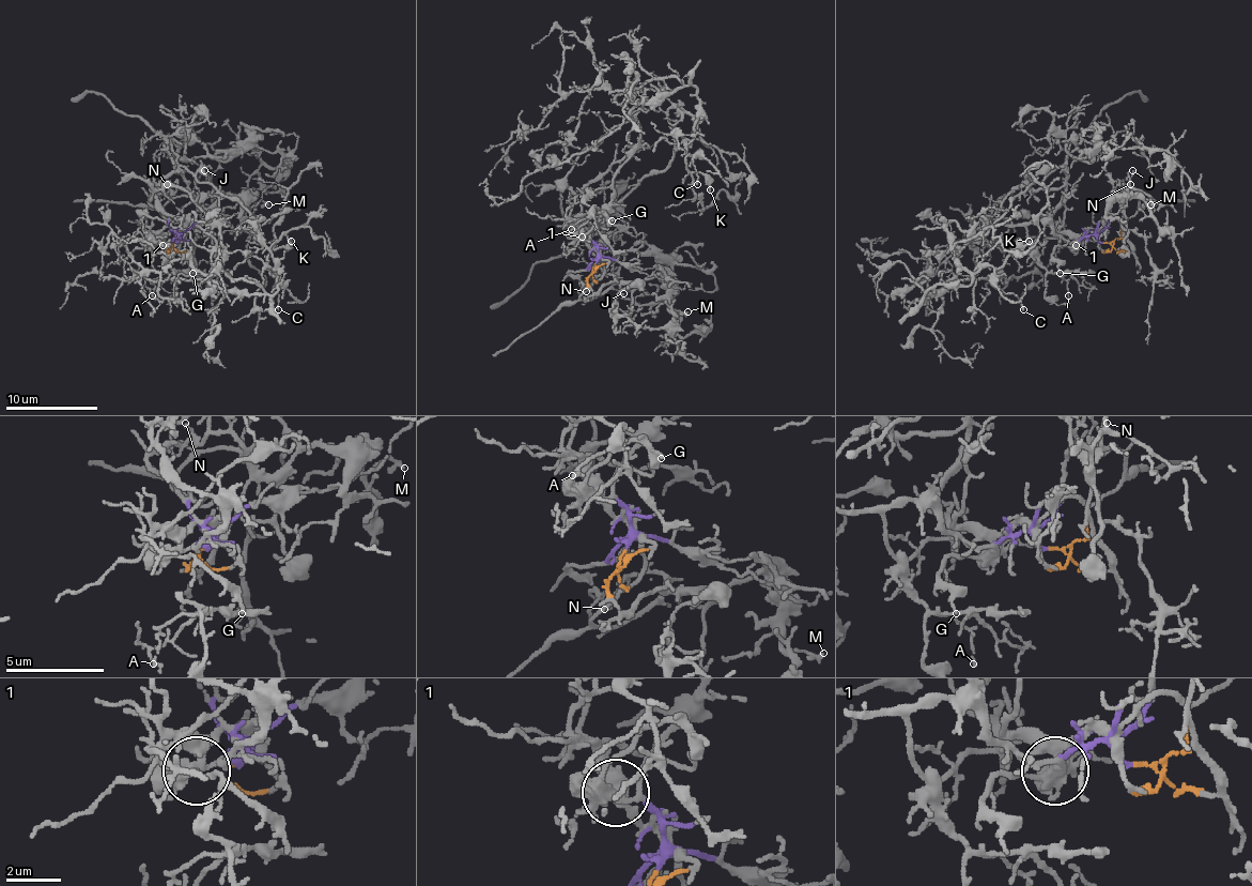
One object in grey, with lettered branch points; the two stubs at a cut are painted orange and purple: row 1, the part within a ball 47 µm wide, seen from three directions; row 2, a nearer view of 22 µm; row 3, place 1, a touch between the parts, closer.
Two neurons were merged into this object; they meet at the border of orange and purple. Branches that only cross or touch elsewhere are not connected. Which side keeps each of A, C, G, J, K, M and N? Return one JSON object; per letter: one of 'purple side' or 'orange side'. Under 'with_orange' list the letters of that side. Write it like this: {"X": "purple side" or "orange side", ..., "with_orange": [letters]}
{"A": "purple side", "C": "purple side", "G": "purple side", "J": "orange side", "K": "purple side", "M": "orange side", "N": "orange side", "with_orange": ["J", "M", "N"]}

